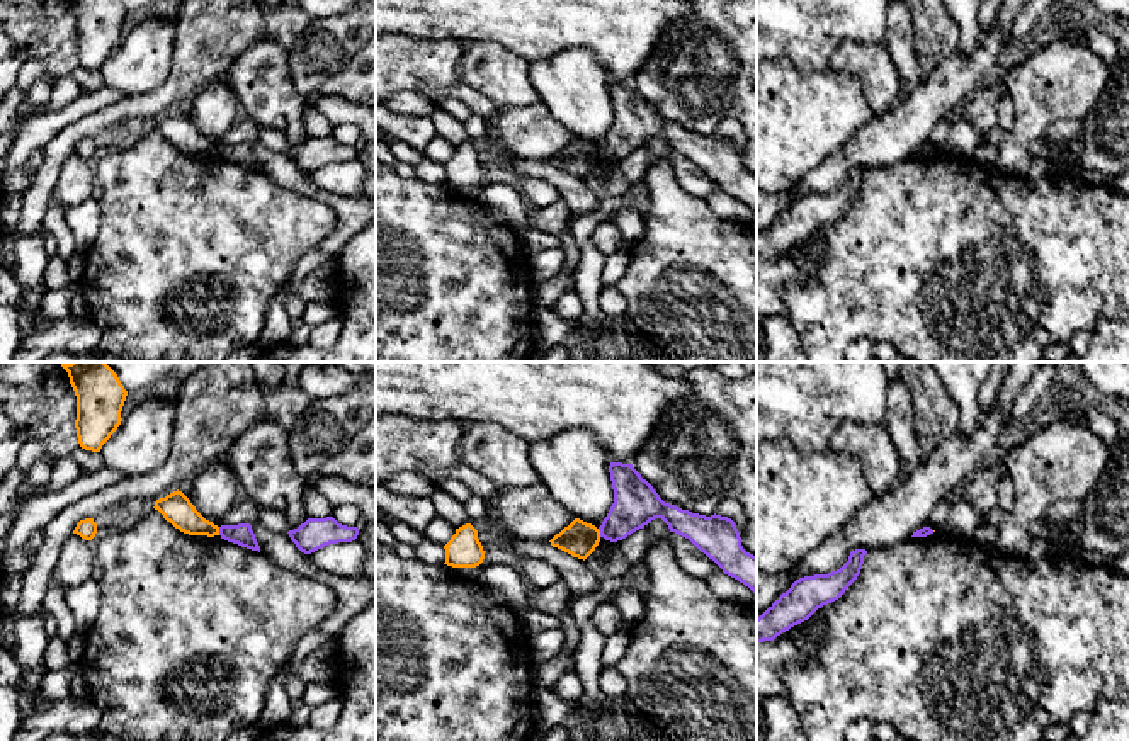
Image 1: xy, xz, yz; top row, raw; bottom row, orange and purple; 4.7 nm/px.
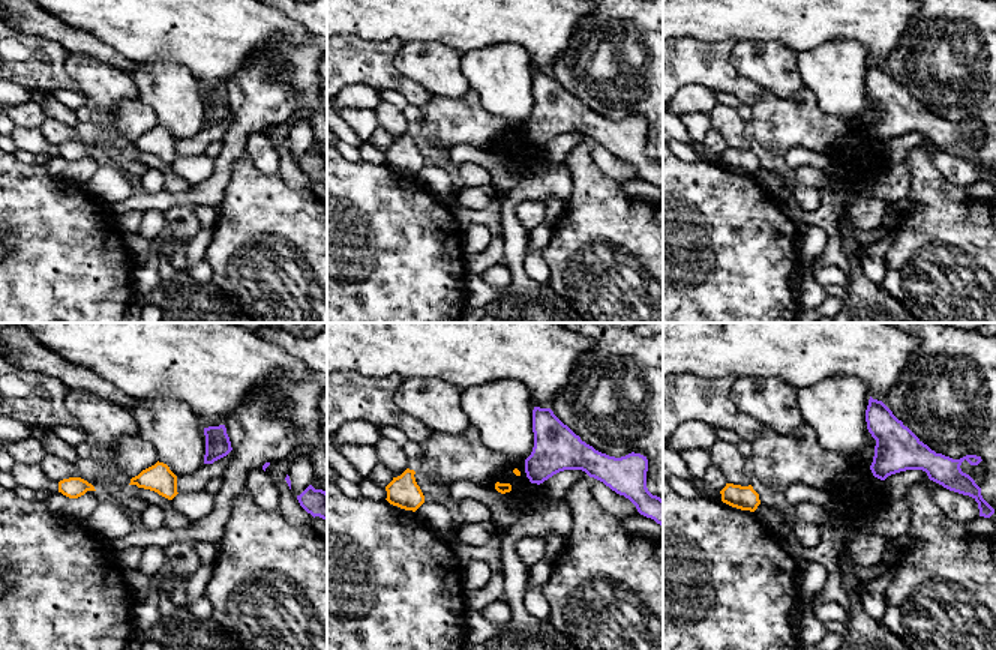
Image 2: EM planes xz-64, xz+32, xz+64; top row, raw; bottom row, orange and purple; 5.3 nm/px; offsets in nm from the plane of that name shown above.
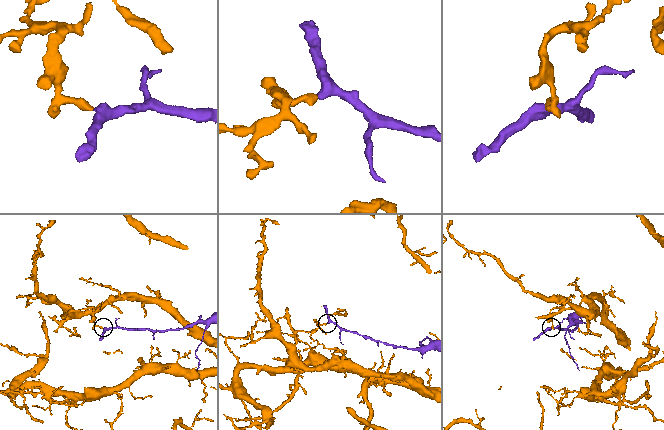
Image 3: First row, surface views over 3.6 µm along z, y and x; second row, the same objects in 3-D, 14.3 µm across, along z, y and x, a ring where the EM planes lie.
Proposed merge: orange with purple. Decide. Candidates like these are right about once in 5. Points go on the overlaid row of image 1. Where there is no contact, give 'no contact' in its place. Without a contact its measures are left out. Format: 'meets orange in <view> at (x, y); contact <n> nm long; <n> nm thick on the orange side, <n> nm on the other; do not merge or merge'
meets orange in xy at (218, 531); contact 40 nm long; 140 nm thick on the orange side, 110 nm on the other; do not merge

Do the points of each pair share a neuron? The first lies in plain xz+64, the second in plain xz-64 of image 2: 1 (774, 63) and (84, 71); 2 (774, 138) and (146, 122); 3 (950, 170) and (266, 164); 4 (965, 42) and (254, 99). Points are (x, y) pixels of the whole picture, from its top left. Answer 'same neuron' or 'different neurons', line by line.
1: same neuron
2: same neuron
3: same neuron
4: same neuron

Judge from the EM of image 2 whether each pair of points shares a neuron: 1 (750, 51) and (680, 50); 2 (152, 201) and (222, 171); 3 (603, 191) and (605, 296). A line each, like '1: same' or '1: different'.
1: different
2: same
3: same

